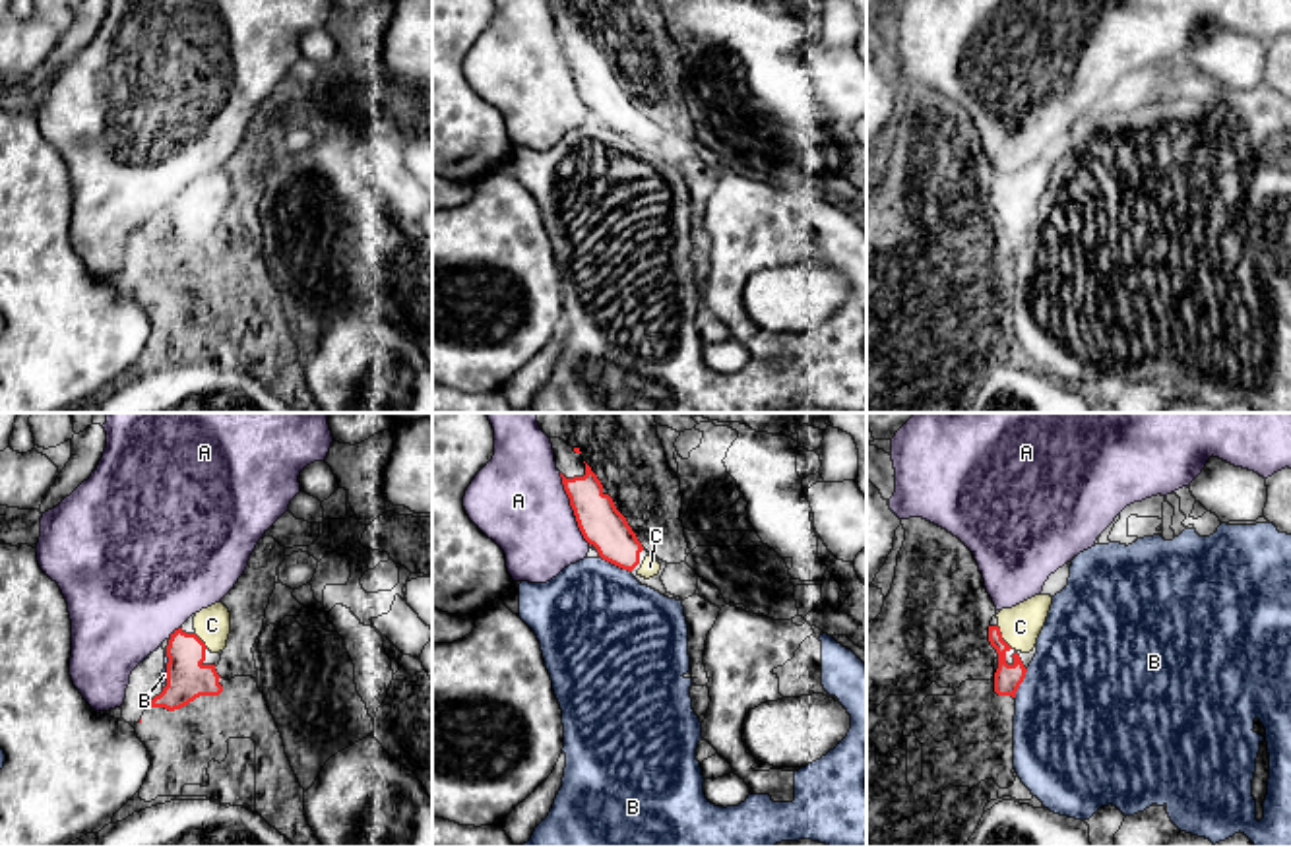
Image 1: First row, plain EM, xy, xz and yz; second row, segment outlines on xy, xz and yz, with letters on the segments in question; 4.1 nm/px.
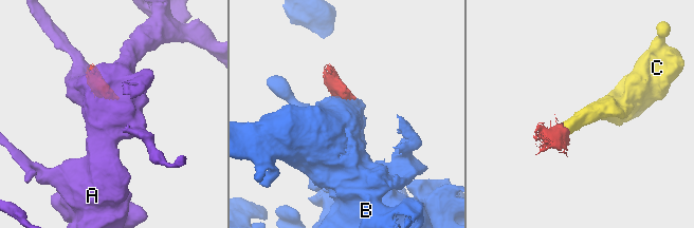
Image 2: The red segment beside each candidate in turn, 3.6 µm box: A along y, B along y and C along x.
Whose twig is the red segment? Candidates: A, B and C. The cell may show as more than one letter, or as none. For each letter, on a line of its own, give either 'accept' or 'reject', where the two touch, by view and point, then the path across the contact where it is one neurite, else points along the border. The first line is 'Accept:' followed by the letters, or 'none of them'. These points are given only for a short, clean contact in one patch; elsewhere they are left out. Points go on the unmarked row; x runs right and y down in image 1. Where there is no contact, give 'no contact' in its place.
Accept: C
A: reject | xz (572, 74)
B: reject | xz (615, 130) | along xz (599, 121), (630, 138)
C: accept | yz (1001, 204) | across yz (1008, 243), (1003, 233), (1001, 204), (1020, 192)

